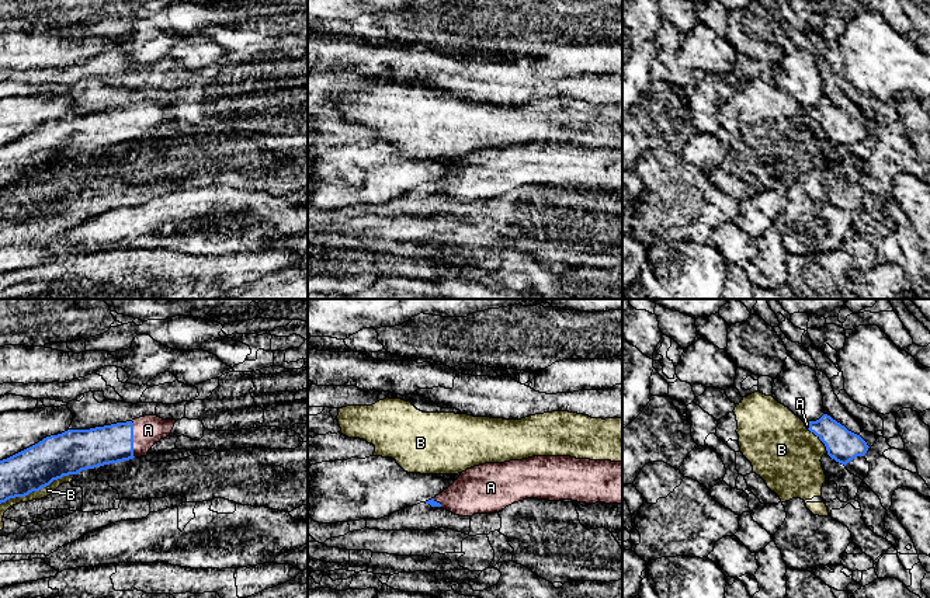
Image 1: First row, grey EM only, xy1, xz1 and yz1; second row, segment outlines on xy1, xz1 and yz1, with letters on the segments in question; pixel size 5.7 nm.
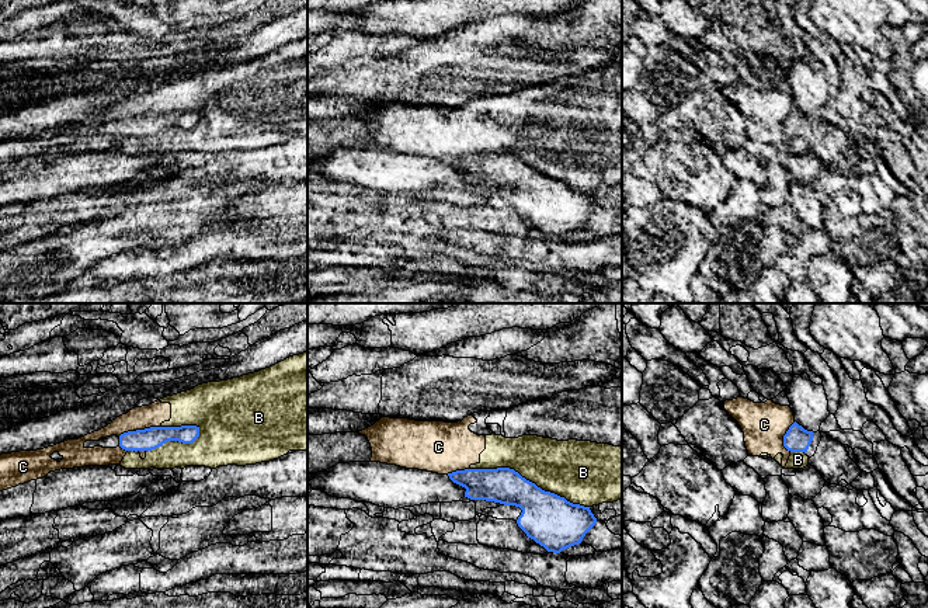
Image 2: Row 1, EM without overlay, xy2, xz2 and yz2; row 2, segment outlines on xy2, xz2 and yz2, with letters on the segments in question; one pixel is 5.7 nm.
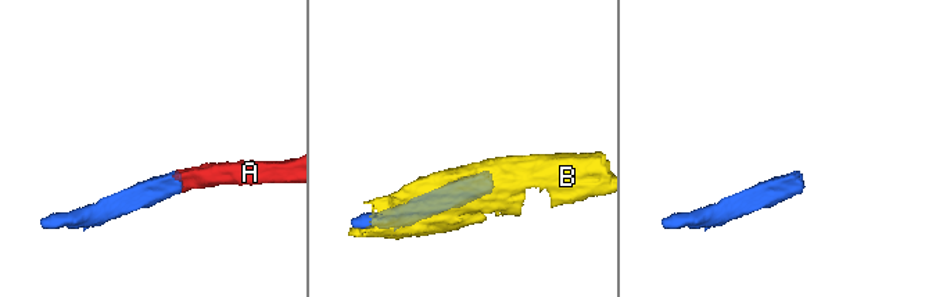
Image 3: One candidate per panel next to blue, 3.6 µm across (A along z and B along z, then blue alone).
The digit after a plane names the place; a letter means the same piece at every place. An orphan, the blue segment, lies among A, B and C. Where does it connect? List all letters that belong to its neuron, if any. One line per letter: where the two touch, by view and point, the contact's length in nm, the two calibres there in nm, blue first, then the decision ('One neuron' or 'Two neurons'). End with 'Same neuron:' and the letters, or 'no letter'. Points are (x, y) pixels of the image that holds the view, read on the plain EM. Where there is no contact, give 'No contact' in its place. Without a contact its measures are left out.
A: Touches blue at xy1 (132, 125). Shared border 200 nm. Thickness 220 nm (blue) against 170 nm. One neuron
B: Touches blue at xz2 (528, 166). Shared border 700 nm. Thickness 300 nm (blue) against 320 nm. Two neurons
C: Touches blue at xy2 (138, 115). Shared border 240 nm. Thickness 130 nm (blue) against 130 nm. Two neurons
Same neuron: A

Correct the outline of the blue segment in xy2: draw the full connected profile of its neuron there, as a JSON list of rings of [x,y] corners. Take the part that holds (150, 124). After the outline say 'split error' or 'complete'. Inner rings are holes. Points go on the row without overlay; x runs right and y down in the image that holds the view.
[[[150,112],[145,115],[128,117],[119,122],[111,121],[98,126],[86,126],[84,133],[117,133],[118,131],[125,136],[152,136],[168,126],[178,126],[183,129],[192,129],[199,122],[199,112]]]; split error

